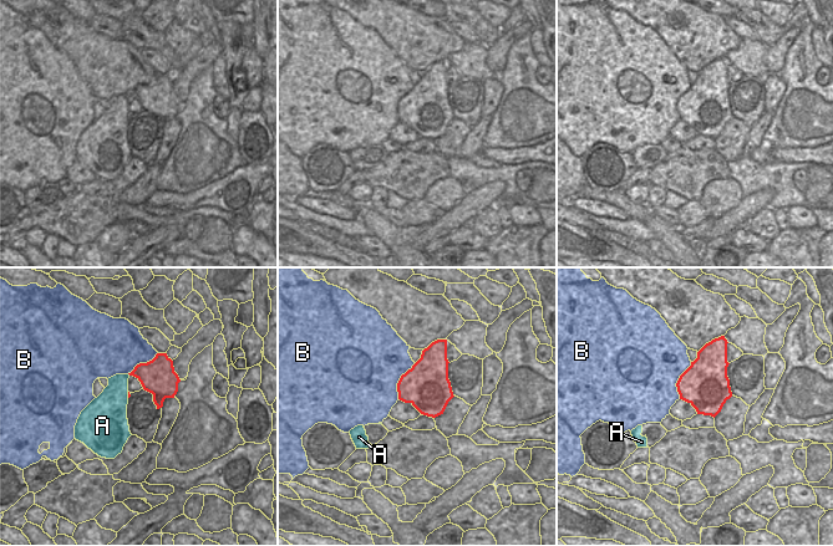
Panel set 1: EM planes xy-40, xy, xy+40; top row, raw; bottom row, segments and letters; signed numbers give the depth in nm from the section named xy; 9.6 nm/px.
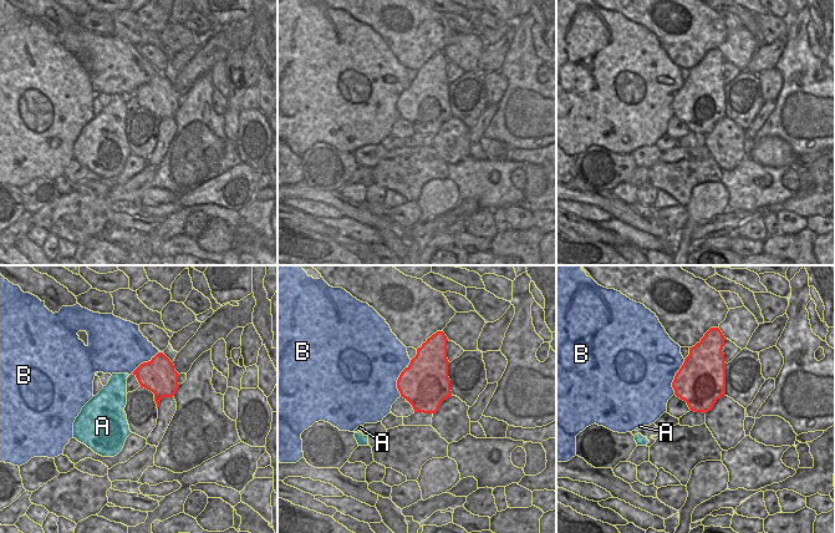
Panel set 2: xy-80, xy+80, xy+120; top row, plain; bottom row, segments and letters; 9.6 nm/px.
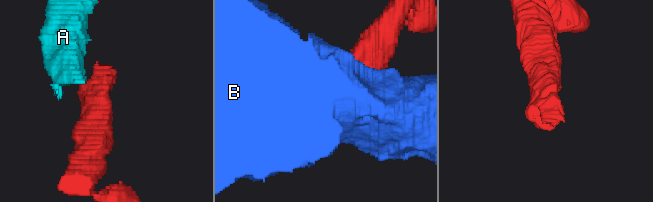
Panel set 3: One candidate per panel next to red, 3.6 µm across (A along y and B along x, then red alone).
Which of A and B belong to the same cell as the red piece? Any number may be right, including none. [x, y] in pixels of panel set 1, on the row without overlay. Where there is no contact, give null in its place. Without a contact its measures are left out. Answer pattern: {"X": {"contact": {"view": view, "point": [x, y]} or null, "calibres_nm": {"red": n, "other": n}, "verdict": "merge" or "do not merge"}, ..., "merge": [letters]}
{"A": {"contact": {"view": "xy-40", "point": [128, 116]}, "calibres_nm": {"red": 20, "other": 360}, "verdict": "merge"}, "B": {"contact": {"view": "xy", "point": [399, 102]}, "calibres_nm": {"red": 420, "other": 500}, "verdict": "do not merge"}, "merge": ["A"]}

